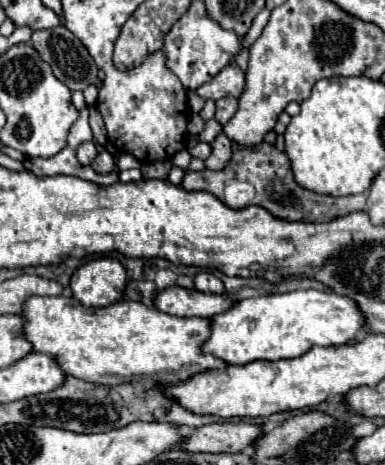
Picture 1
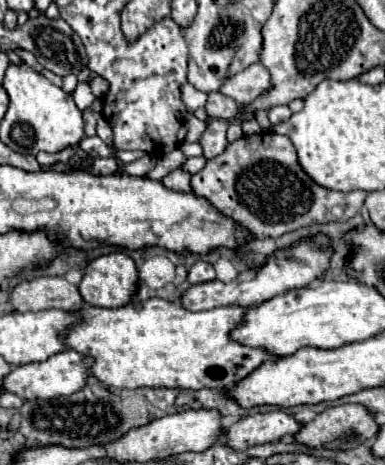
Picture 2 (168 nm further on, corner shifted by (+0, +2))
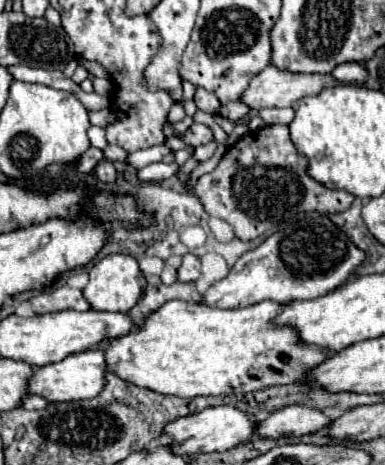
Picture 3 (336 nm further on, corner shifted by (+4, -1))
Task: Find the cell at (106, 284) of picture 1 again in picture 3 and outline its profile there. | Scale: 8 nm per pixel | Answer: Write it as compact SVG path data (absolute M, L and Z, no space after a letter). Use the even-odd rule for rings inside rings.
M112 254L102 258L92 270L90 270L90 282L84 288L84 298L92 304L94 310L106 310L106 312L128 312L136 306L142 292L146 288L146 278L138 268L138 262L132 256L126 254Z

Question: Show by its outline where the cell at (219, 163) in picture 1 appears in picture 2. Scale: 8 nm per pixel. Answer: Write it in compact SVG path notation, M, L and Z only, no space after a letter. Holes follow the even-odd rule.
M222 119L208 121L208 127L200 139L200 145L204 149L206 159L214 159L216 155L220 155L226 149L226 145L228 145L226 129L228 129L228 121L222 121Z

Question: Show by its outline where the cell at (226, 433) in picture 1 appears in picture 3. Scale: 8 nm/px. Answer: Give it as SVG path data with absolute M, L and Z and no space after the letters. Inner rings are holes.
M288 406L282 410L276 410L260 422L256 434L266 438L280 438L280 436L304 436L318 430L328 428L332 418L328 418L322 410L310 408L310 406Z

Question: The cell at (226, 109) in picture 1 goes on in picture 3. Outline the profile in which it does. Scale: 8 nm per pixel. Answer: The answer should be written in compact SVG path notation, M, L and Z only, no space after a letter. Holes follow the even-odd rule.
M196 88L194 102L196 102L196 106L198 106L200 110L204 110L204 112L210 112L210 114L214 114L214 112L220 108L220 102L218 102L218 98L216 98L212 92L204 90L204 88Z

